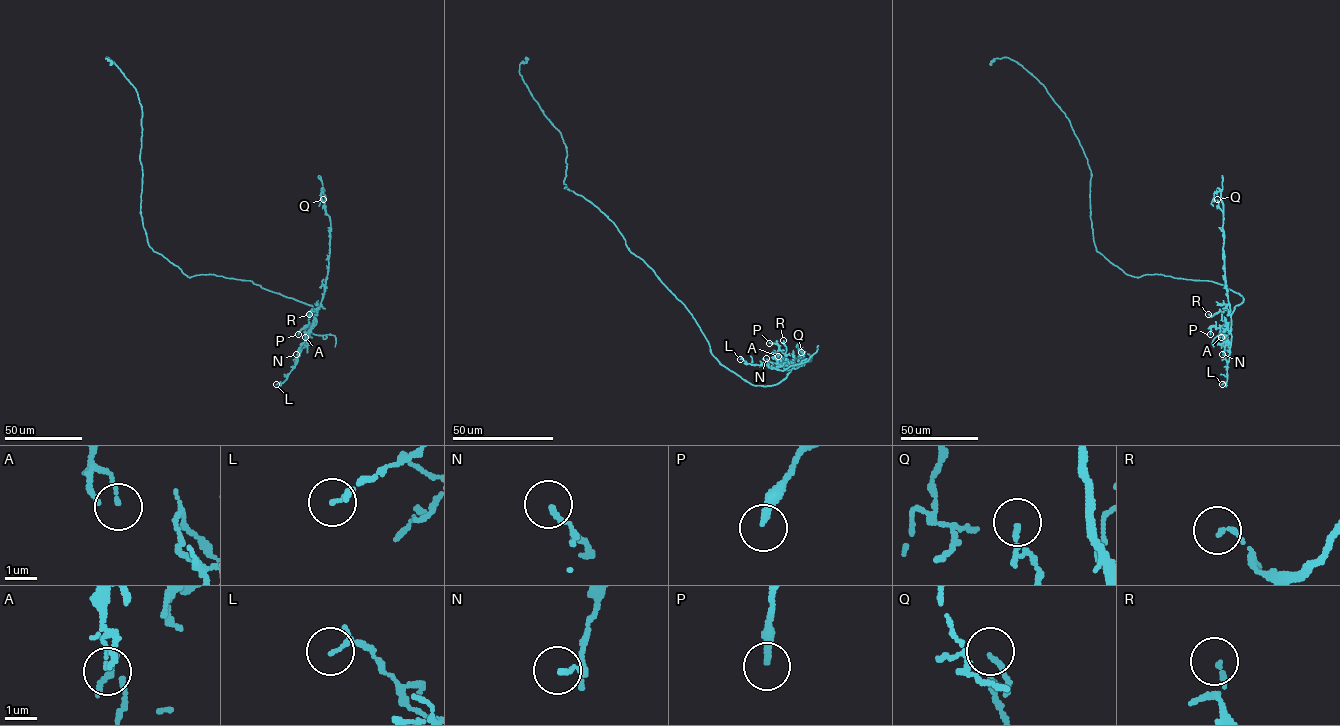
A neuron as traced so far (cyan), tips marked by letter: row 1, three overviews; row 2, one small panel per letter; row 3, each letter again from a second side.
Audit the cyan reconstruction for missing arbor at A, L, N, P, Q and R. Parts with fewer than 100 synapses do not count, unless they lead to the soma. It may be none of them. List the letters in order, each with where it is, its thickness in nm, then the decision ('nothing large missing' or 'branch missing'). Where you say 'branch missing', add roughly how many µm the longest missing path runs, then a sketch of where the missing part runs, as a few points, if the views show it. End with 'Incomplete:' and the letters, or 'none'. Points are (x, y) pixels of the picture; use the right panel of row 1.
A: (1221, 337) | 100 nm | nothing large missing
L: (1222, 384) | 130 nm | nothing large missing
N: (1222, 354) | 140 nm | nothing large missing
P: (1210, 334) | 240 nm | nothing large missing
Q: (1217, 199) | 130 nm | nothing large missing
R: (1208, 314) | 120 nm | nothing large missing
Incomplete: none

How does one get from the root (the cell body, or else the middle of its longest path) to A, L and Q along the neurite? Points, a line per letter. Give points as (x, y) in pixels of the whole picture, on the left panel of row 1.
A: (195, 275), (211, 274), (251, 281), (310, 304), (314, 315), (310, 330), (308, 324), (305, 327), (305, 337)
L: (195, 275), (211, 274), (251, 281), (312, 307), (314, 315), (310, 333), (297, 362), (287, 377), (276, 384)
Q: (195, 275), (211, 274), (251, 281), (310, 304), (315, 315), (324, 291), (329, 249), (330, 220), (323, 199)

